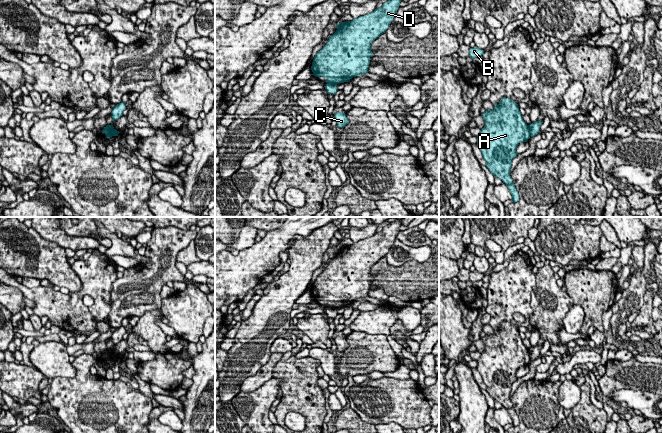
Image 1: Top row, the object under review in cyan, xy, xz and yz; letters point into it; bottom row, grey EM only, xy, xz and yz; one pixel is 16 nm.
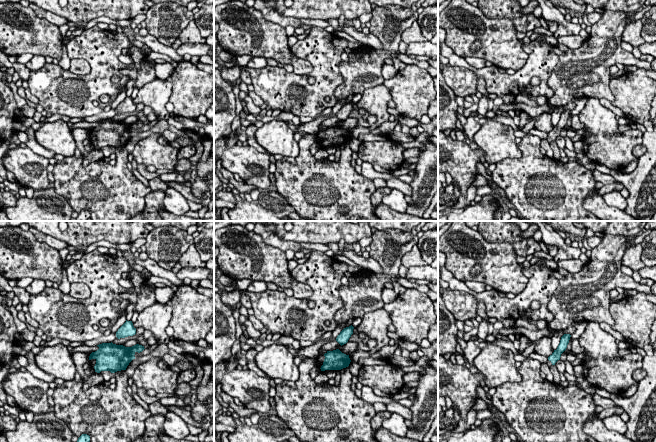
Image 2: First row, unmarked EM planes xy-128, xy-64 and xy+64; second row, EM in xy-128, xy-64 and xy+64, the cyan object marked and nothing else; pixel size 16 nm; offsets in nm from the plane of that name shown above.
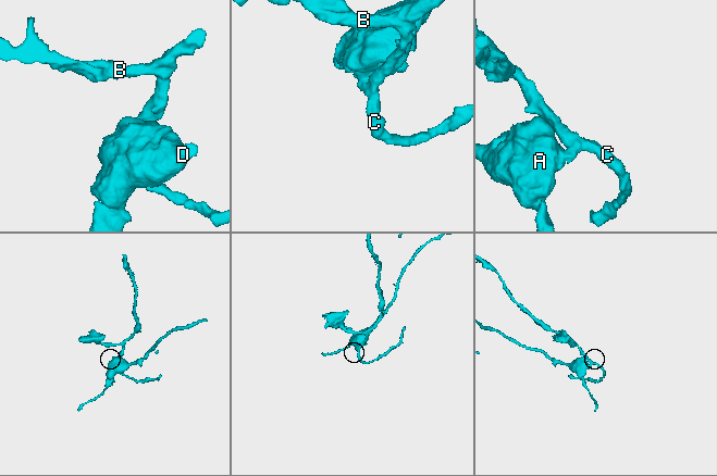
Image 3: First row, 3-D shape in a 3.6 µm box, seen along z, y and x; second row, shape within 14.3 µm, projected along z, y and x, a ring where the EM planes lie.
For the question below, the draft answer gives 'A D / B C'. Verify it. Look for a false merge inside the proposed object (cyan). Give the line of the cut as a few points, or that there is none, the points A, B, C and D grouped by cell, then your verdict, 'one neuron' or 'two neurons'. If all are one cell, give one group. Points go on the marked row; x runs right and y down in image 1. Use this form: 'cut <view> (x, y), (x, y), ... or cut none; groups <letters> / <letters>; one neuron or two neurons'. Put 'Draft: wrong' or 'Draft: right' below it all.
cut yz (527, 125), (530, 135); groups A D / B C; two neurons
Draft: right

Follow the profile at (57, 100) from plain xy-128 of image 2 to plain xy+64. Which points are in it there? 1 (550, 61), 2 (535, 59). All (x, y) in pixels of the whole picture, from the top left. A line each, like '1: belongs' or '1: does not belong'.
1: belongs
2: belongs

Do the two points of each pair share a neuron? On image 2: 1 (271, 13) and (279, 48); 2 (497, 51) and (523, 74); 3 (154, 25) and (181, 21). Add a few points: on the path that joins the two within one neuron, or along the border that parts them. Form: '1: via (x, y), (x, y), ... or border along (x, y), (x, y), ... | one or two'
1: border along (258, 10), (265, 19), (275, 22), (284, 28) | two
2: border along (522, 46), (527, 54), (527, 61), (516, 71) | two
3: via (161, 21), (174, 21) | one

